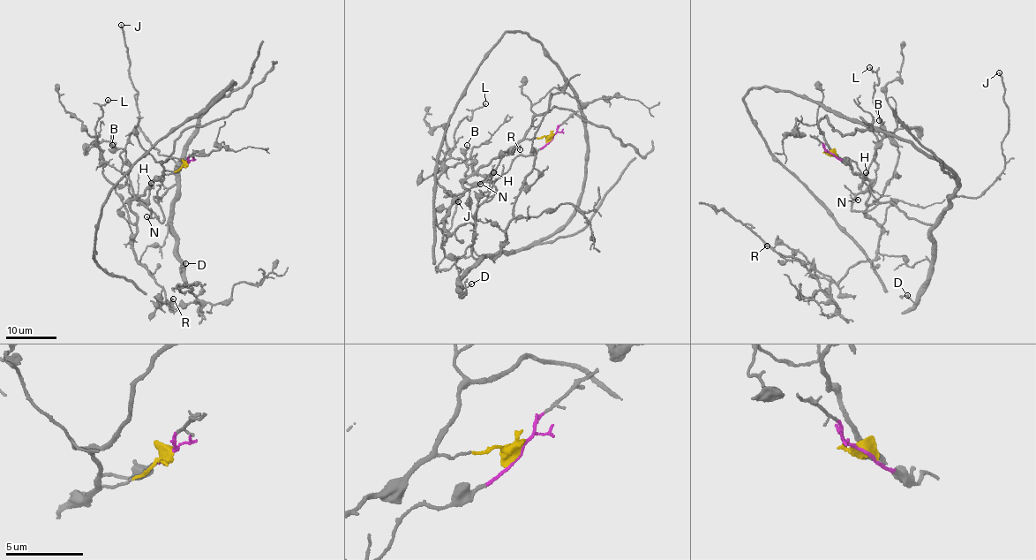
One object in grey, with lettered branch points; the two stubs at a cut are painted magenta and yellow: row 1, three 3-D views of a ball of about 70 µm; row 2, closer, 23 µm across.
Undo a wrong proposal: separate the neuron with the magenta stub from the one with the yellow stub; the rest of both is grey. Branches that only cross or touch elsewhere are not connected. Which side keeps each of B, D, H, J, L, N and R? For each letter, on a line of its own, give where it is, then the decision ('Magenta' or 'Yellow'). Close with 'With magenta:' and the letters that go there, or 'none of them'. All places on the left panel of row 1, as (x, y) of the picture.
B: Place: (112, 145). Yellow
D: Place: (185, 263). Magenta
H: Place: (151, 183). Yellow
J: Place: (121, 25). Magenta
L: Place: (108, 100). Magenta
N: Place: (146, 216). Magenta
R: Place: (173, 298). Yellow
With magenta: D, J, L, N

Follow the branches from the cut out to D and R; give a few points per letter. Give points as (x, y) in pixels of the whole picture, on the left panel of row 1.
D: (188, 163), (163, 171), (154, 201), (155, 196), (161, 198), (176, 185), (172, 232), (183, 266), (185, 262)
R: (187, 162), (154, 180), (130, 210), (134, 257), (161, 285), (159, 305), (161, 295), (173, 298)

